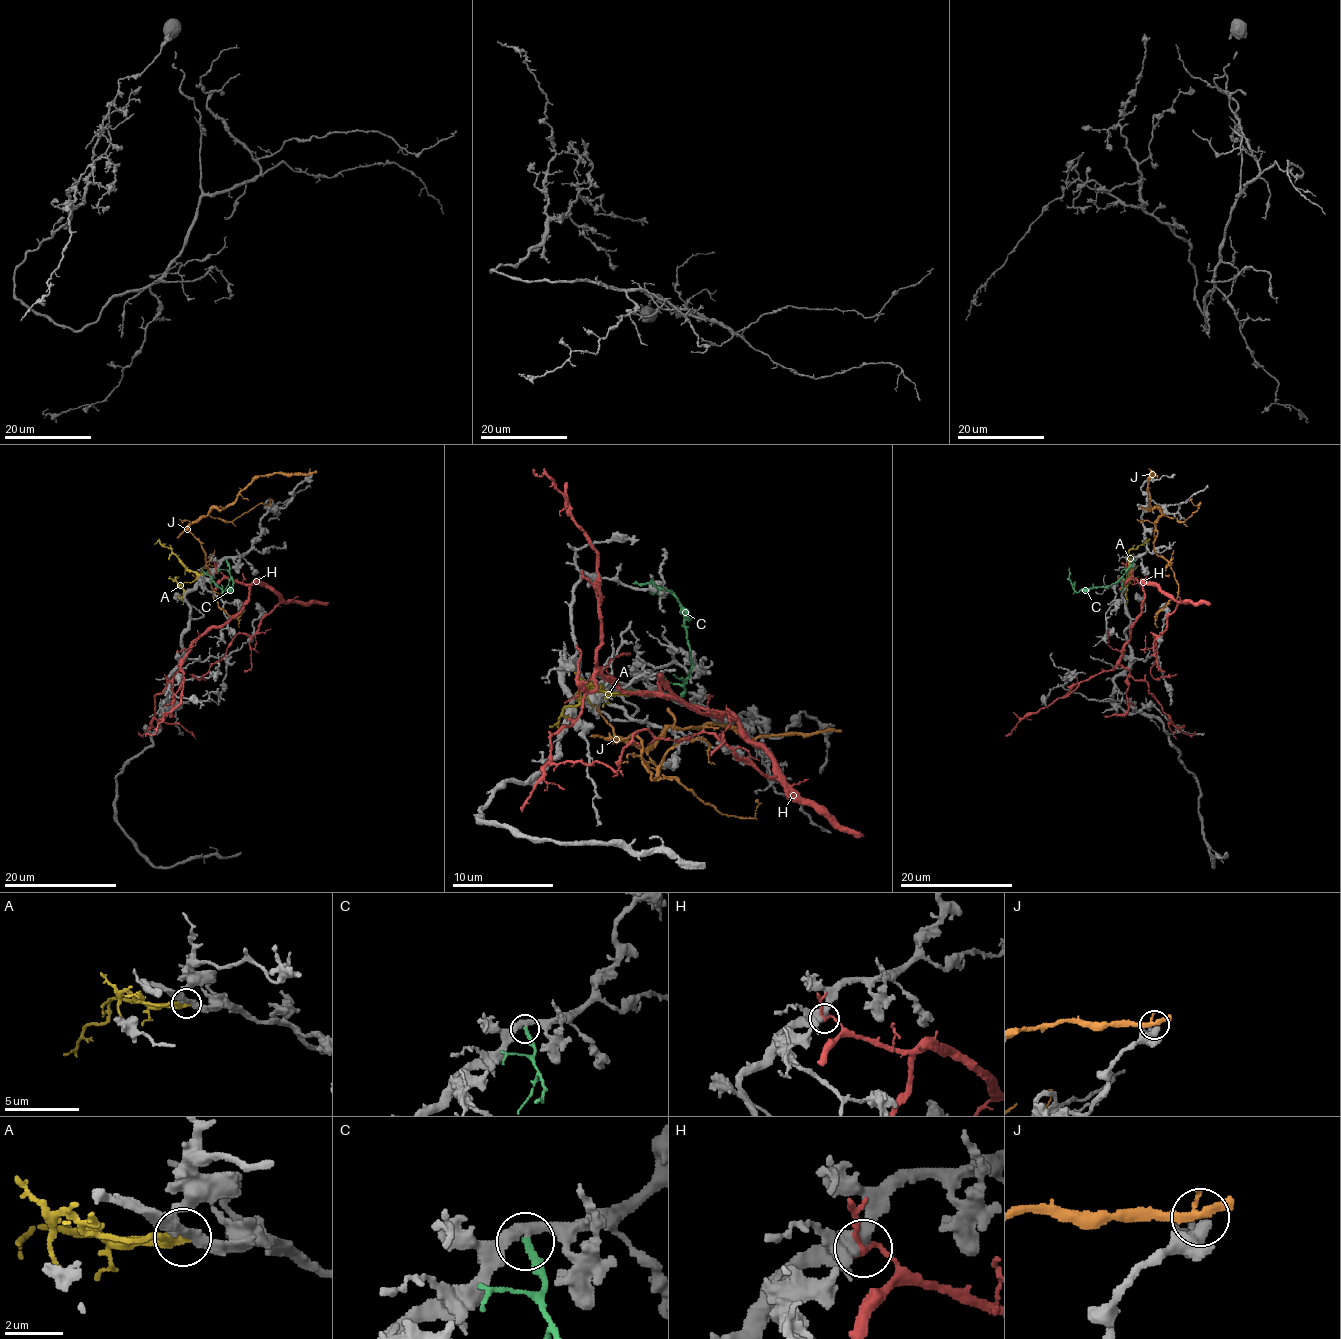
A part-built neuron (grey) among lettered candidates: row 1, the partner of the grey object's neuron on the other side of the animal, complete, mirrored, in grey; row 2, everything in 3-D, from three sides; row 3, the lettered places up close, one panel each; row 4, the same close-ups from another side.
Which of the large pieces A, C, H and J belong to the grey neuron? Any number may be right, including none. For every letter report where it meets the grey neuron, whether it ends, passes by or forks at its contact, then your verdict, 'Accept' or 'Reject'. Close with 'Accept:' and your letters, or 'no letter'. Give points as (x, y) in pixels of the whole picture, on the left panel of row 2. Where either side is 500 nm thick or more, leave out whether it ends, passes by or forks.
A: Touches grey at (201, 574). It passes by. Reject
C: Touches grey at (226, 560). It ends there. Reject
H: Touches grey at (217, 572). Reject
J: Touches grey at (310, 474). It forks there. Reject
Accept: no letter

